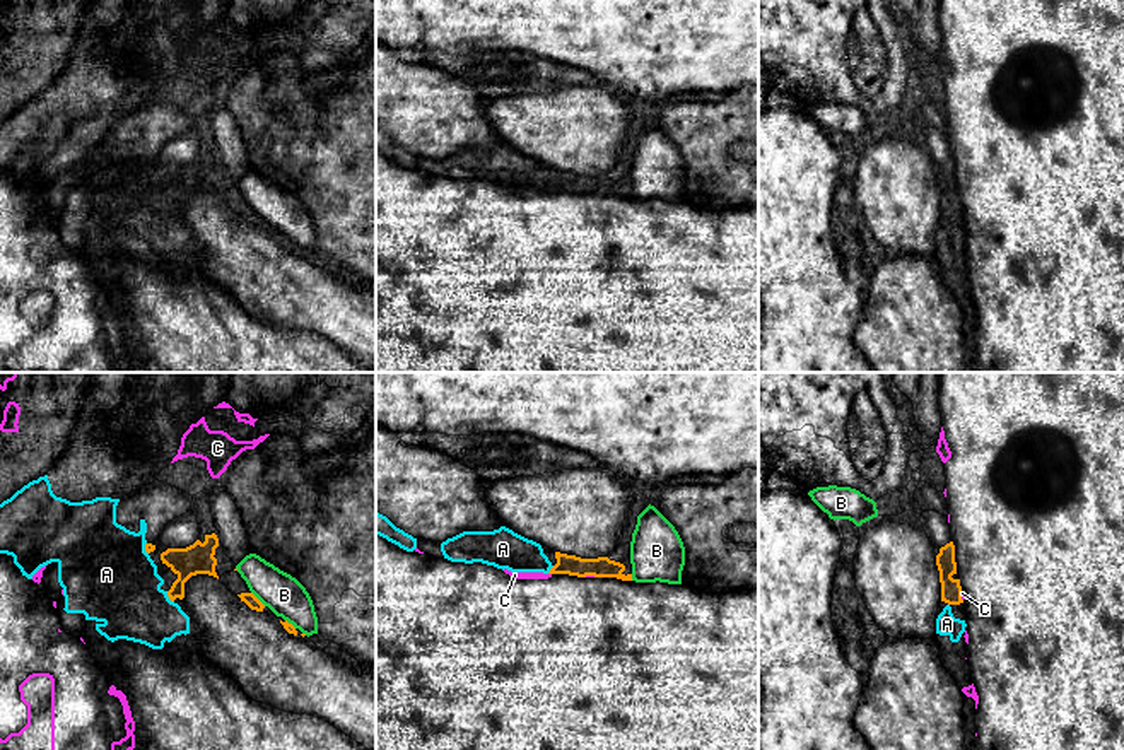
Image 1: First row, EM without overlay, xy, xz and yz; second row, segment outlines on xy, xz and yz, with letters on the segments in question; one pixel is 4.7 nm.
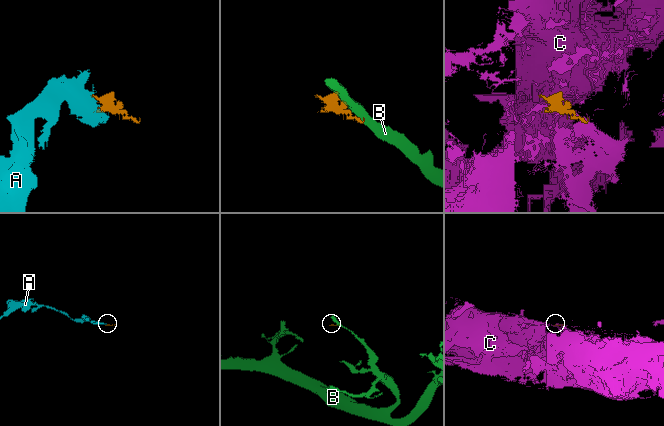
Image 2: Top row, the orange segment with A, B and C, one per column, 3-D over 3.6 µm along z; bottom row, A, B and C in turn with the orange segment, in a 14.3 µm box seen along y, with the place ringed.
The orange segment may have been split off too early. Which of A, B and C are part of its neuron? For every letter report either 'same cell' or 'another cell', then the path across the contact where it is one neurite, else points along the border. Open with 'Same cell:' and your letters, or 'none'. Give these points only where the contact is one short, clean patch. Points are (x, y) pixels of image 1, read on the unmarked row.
Same cell: A
A: same cell; way xy (197, 176), (168, 212), (135, 212), (117, 199)
B: another cell; border xy (251, 209), (265, 222)
C: another cell

